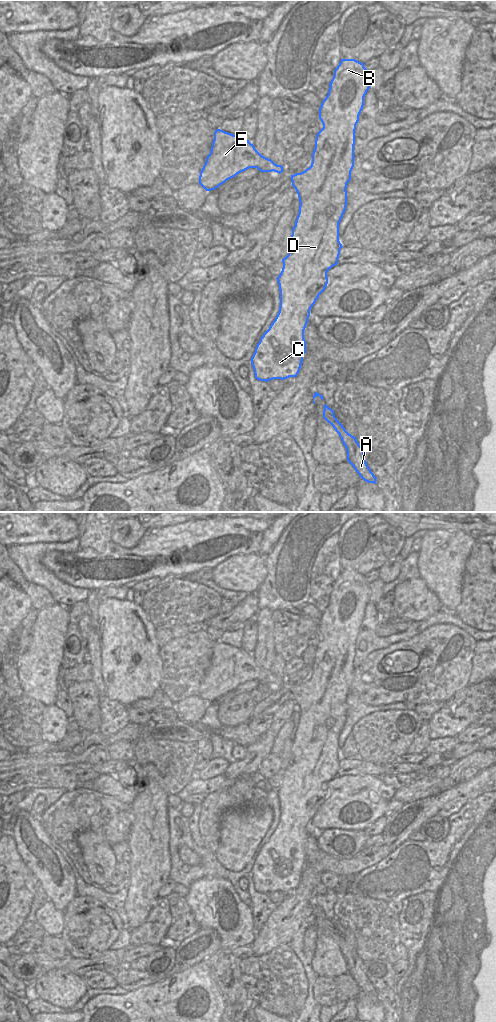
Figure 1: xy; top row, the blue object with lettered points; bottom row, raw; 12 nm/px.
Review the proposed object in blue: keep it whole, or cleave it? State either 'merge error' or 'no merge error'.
no merge error

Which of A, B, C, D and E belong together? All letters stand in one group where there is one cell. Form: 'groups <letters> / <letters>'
groups A B C D E

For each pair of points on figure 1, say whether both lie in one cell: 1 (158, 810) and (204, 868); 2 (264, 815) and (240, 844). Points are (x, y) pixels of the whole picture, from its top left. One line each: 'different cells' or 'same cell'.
1: different cells
2: same cell

